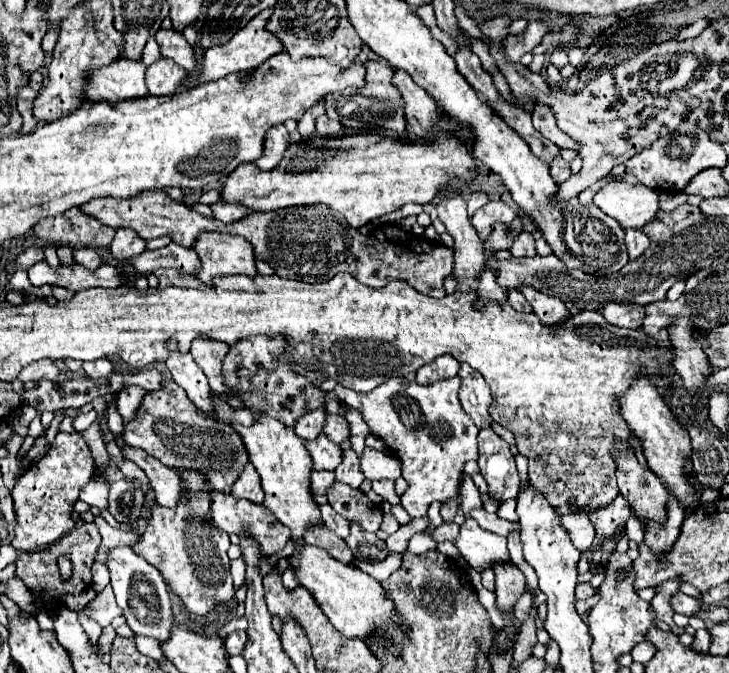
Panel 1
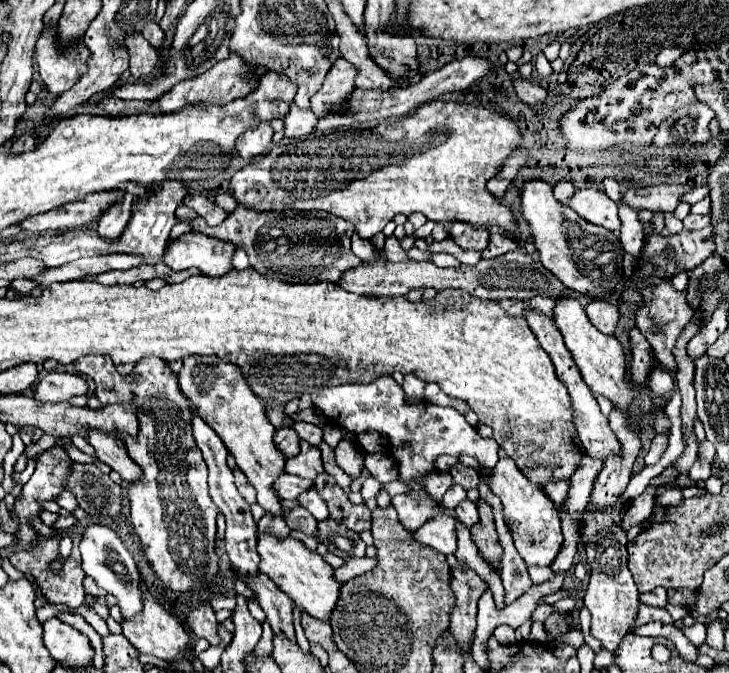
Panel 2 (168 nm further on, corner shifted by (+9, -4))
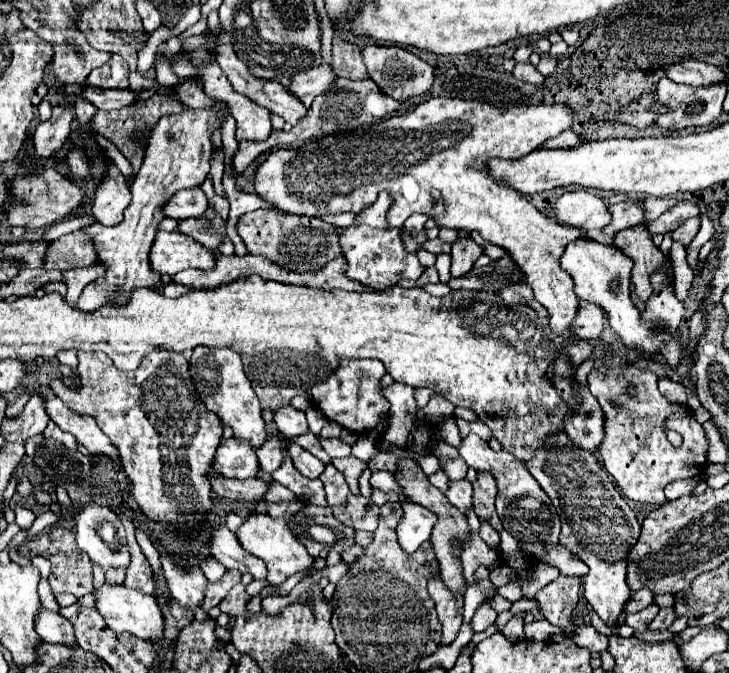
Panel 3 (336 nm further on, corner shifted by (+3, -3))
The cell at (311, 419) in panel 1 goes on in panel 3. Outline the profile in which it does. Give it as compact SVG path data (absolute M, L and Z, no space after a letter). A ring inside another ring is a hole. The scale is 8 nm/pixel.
M275 434L271 436L263 448L257 452L259 458L259 466L265 472L275 472L281 464L283 464L283 450L287 450L287 446L283 444L283 436Z

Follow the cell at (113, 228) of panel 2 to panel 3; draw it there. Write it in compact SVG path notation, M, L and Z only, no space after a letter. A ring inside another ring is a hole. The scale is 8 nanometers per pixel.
M115 164L109 166L105 180L97 188L93 216L103 226L117 226L123 220L125 208L131 204L131 190Z

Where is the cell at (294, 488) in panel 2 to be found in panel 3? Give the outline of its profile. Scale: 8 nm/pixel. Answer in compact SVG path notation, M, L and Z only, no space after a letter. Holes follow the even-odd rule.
M211 474L211 486L213 494L219 494L231 502L247 502L255 504L265 498L265 494L271 488L271 482L255 478L255 480L227 480L227 478L217 478Z

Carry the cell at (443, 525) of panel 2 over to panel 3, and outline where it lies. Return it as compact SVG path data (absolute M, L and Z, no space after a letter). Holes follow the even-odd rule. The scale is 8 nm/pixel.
M401 502L401 504L403 504L403 520L399 522L397 528L399 544L405 552L415 552L419 544L429 540L437 516L431 510L413 502Z

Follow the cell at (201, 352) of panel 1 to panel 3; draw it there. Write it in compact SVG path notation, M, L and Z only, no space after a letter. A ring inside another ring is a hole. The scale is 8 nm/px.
M199 346L193 350L193 356L189 360L189 374L193 378L193 384L199 392L199 398L203 400L203 404L219 416L223 426L229 426L233 430L235 438L249 440L253 450L257 452L263 446L263 442L267 440L267 432L265 432L265 420L261 416L259 398L243 372L241 356L237 352L233 352L231 348L211 350L211 348Z

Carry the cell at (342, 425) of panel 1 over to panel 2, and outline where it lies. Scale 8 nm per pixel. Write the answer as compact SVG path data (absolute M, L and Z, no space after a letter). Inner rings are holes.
M295 421L293 429L297 429L297 435L301 437L301 441L307 441L309 445L319 445L323 439L323 431L317 425L311 425L305 421Z

